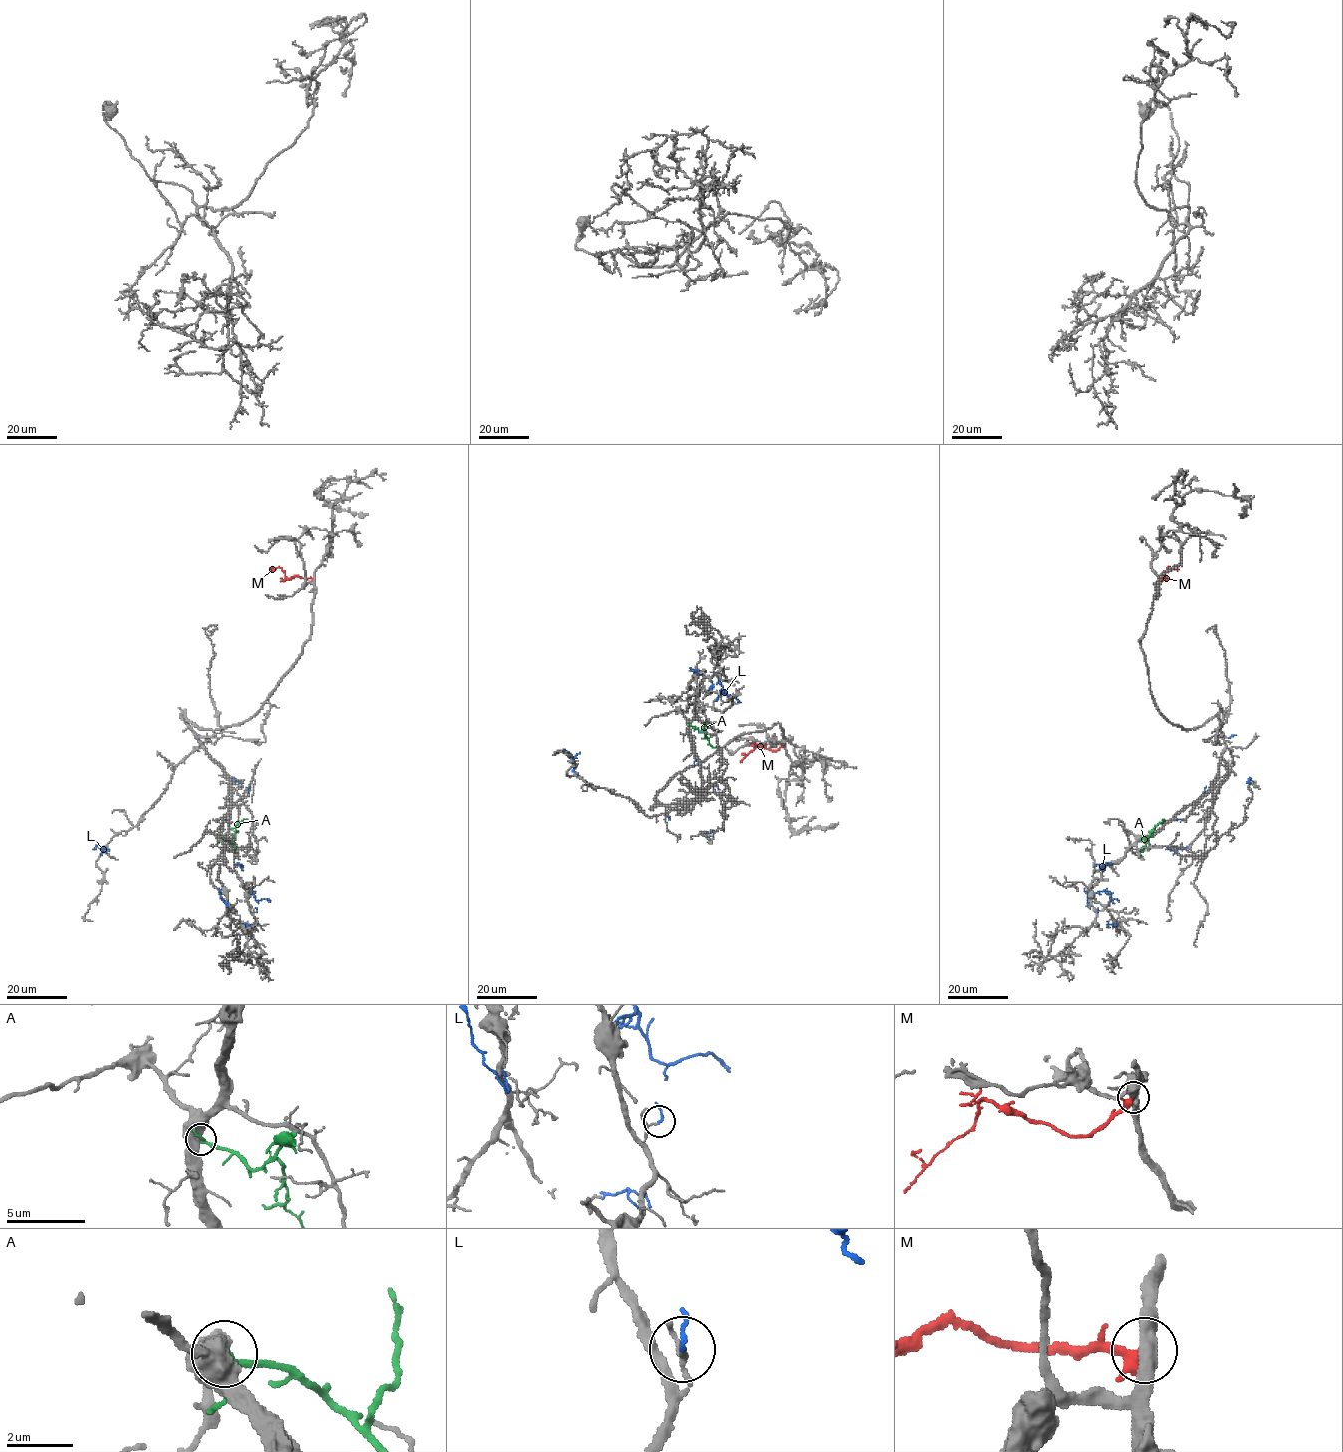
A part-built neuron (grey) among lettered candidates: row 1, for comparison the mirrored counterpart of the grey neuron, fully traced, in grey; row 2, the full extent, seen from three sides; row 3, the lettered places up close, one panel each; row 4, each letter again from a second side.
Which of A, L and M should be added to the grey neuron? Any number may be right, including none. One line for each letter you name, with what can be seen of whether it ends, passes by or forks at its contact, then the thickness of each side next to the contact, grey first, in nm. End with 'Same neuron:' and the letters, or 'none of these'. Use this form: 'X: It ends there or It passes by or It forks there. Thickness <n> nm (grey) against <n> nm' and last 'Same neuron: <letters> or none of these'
Same neuron: none of these

